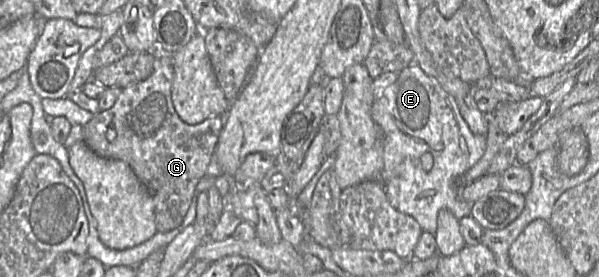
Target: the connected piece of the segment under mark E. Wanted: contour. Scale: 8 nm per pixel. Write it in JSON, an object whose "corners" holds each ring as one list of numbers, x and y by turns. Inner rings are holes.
{"corners":[[413,62,374,101,371,117,383,133,383,167,379,178,385,184,391,207,411,216,423,232,433,235,441,209,449,210,458,221,469,216,472,204,461,197,458,180,483,156,487,137,471,132,455,99],[425,153,433,158,429,171,424,171,420,164]]}

